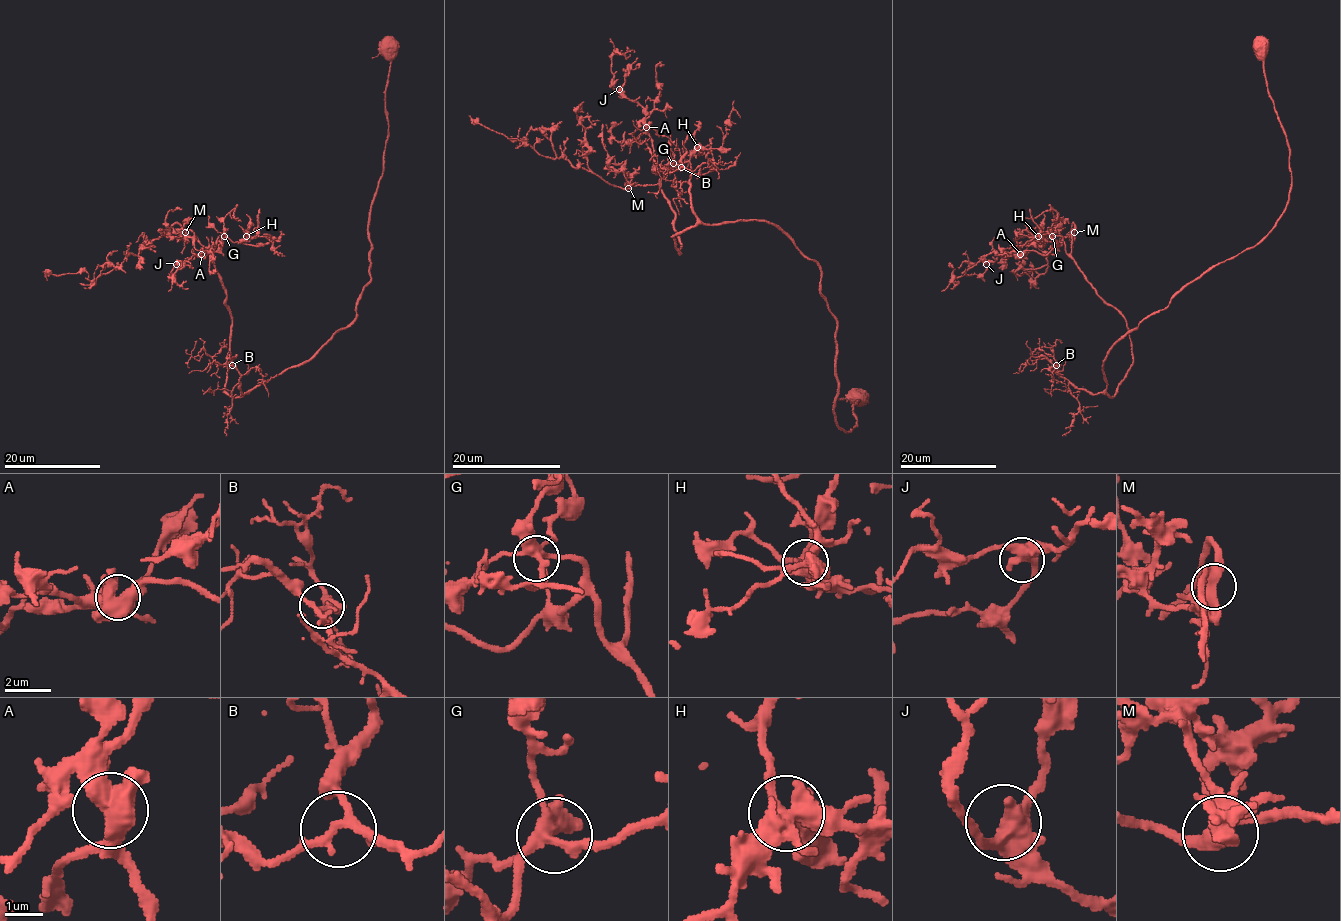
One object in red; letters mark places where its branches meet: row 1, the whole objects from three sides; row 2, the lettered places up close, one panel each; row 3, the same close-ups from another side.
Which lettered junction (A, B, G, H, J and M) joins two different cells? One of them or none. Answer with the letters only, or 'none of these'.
none of these

